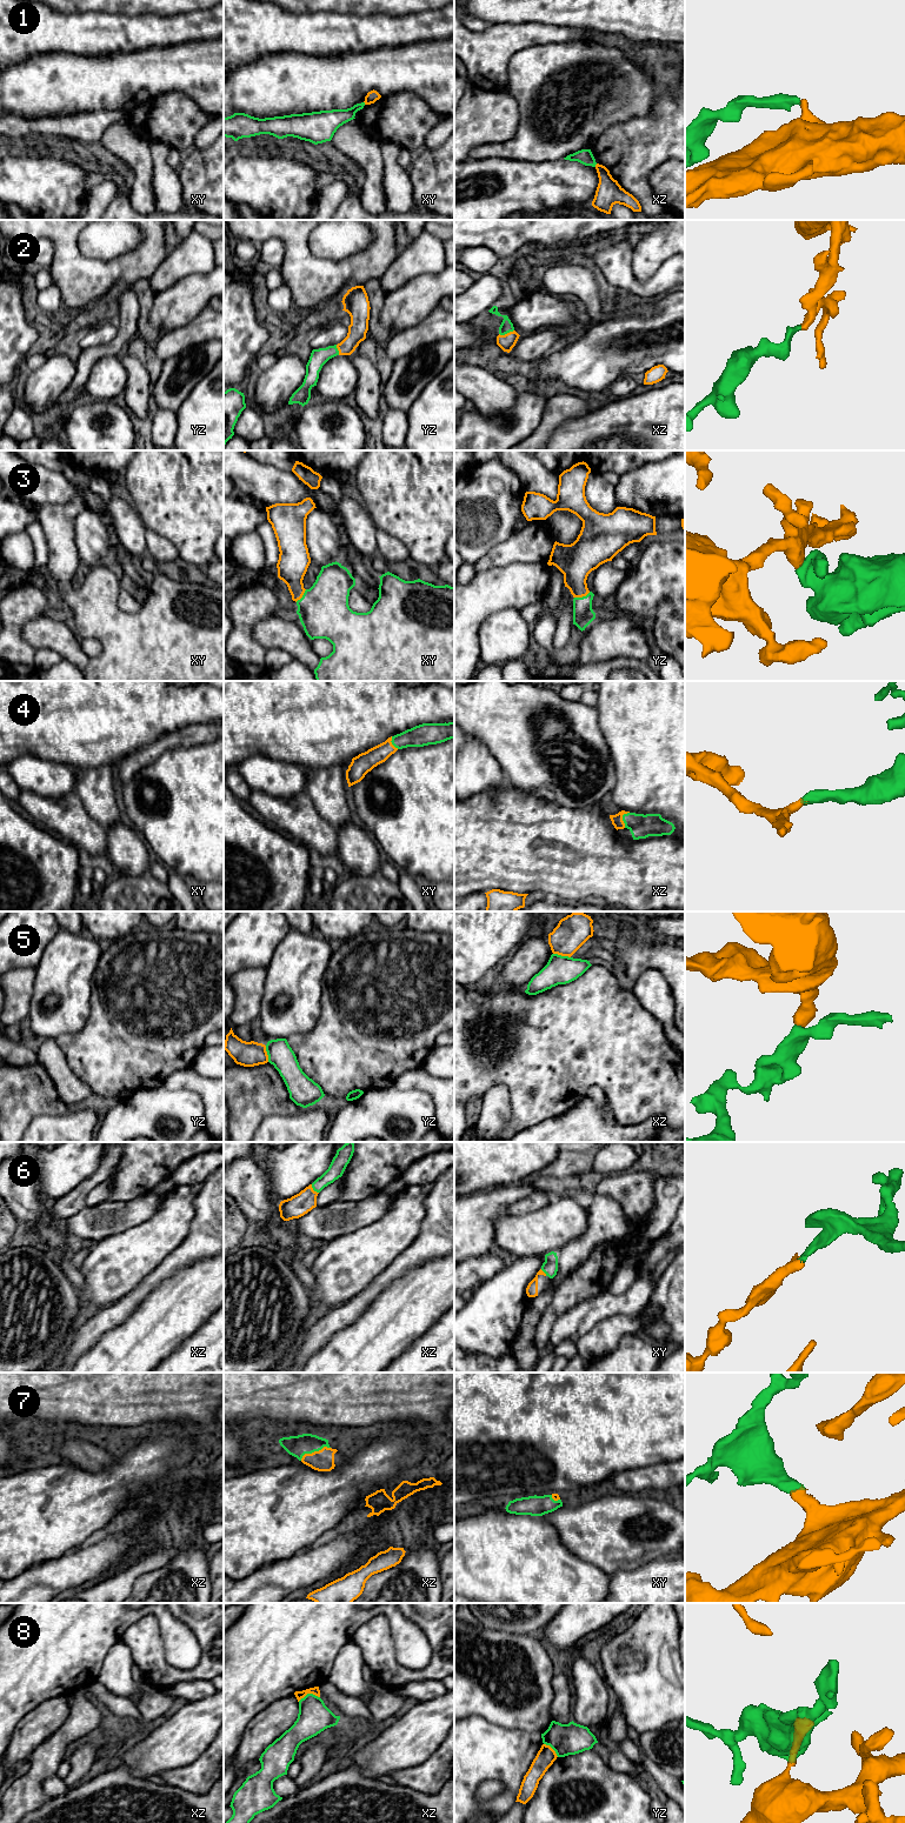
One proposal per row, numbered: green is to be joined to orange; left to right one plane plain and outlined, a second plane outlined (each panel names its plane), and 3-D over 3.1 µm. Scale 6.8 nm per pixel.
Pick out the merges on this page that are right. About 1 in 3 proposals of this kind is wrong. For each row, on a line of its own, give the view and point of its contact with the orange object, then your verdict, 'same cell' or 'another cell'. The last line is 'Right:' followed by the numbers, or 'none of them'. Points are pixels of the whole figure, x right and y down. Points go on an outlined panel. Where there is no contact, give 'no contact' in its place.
1: meets orange in xz at (596, 165); another cell
2: meets orange in xz at (507, 333); same cell
3: meets orange in yz at (581, 596); same cell
4: meets orange in xz at (621, 819); same cell
5: meets orange in xz at (561, 955); another cell
6: meets orange in xz at (312, 1189); same cell
7: meets orange in xz at (314, 1451); same cell
8: meets orange in xz at (308, 1693); another cell
Right: 2, 3, 4, 6, 7

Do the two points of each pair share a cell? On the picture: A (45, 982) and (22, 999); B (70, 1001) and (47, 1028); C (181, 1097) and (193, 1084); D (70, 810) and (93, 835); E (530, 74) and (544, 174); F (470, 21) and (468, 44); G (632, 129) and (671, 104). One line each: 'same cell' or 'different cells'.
A: different cells
B: same cell
C: different cells
D: same cell
E: different cells
F: different cells
G: same cell

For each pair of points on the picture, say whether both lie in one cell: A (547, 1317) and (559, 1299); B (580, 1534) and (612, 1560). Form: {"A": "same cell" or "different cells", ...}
{"A": "same cell", "B": "same cell"}

